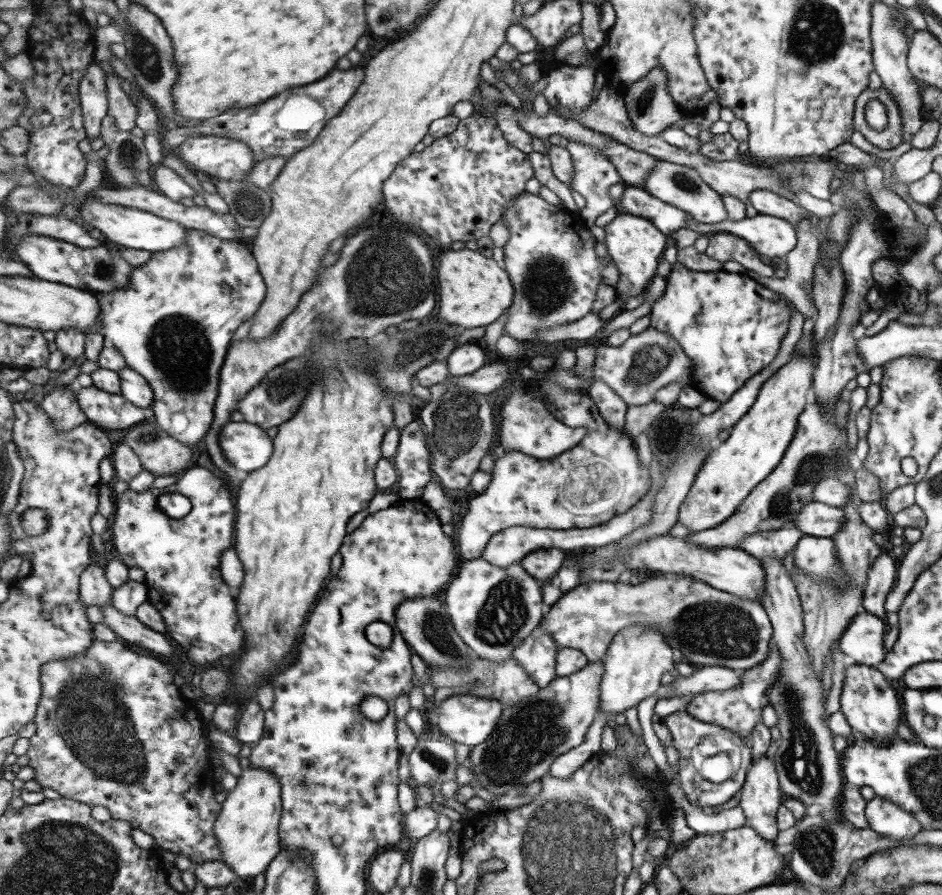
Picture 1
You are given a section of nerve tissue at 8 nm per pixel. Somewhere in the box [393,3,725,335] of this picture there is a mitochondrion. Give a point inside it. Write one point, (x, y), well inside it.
(547, 284)

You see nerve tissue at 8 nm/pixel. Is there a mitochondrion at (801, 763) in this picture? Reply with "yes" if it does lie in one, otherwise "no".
yes

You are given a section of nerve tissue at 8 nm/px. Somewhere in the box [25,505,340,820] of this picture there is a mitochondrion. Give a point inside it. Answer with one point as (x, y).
(93, 723)

